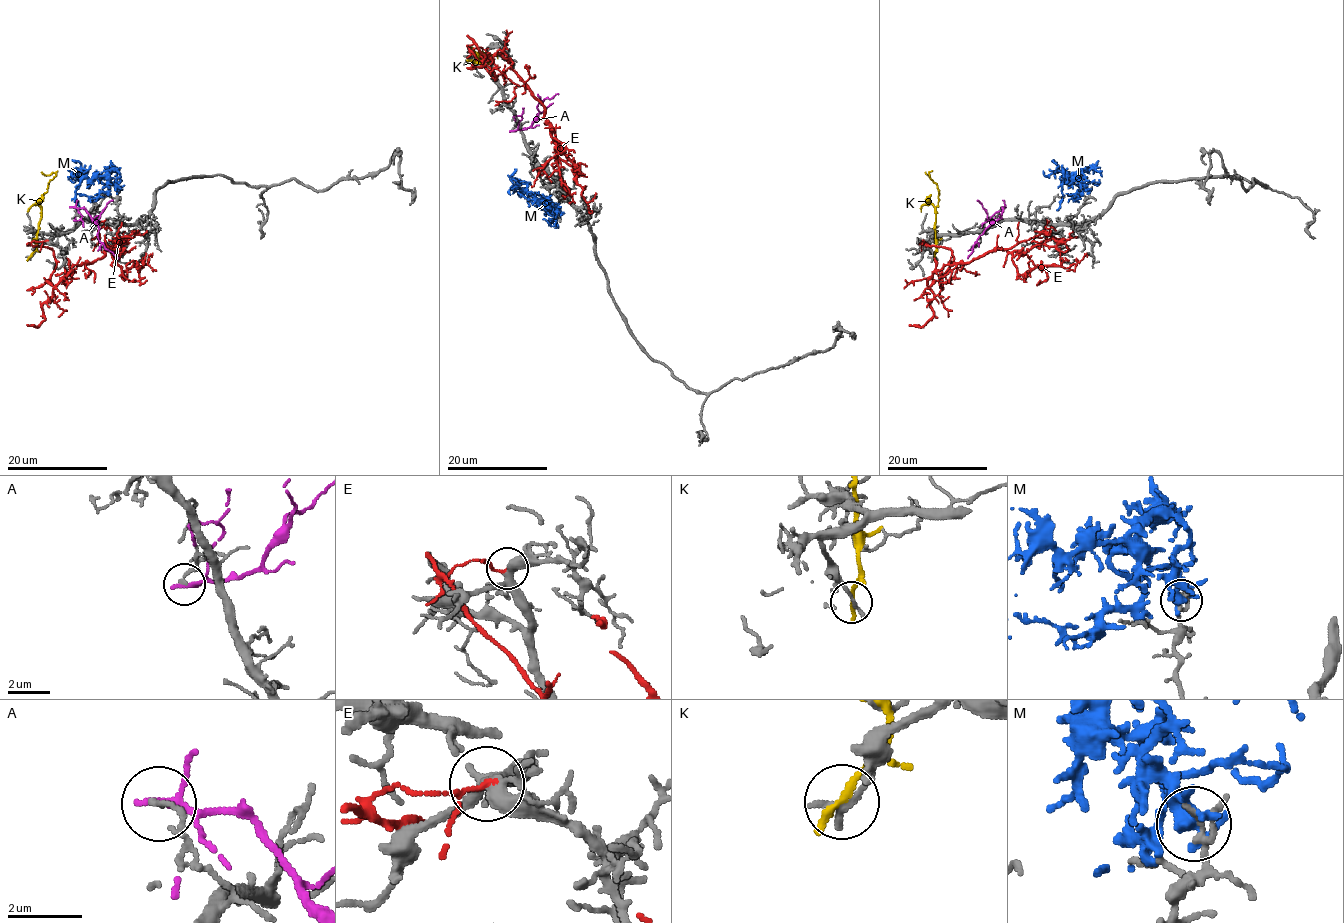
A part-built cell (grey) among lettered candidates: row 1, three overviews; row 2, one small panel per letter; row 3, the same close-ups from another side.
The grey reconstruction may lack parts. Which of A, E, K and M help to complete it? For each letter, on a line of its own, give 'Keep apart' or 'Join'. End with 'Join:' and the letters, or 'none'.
A: Keep apart
E: Keep apart
K: Keep apart
M: Keep apart
Join: none

